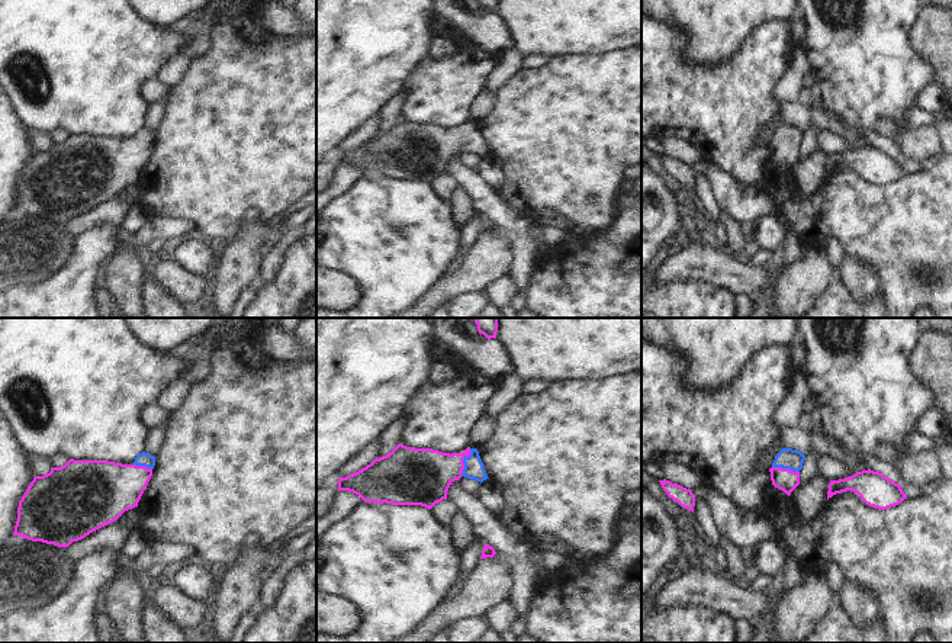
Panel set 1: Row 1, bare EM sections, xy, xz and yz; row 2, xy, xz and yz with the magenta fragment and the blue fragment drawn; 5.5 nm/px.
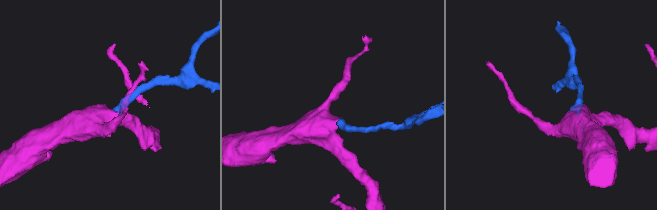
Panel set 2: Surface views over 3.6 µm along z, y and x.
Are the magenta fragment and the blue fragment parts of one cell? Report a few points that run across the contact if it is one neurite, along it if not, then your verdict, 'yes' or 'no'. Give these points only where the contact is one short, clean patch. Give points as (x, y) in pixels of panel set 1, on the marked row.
xz (420, 476), (462, 462), (473, 468) | yes

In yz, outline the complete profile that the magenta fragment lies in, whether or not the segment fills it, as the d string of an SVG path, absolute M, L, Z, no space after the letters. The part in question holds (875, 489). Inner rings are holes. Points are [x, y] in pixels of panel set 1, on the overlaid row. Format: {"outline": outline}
{"outline": "M871 469L856 472L845 479L830 480L827 499L846 491L853 491L866 505L878 509L888 509L907 498L900 483Z"}

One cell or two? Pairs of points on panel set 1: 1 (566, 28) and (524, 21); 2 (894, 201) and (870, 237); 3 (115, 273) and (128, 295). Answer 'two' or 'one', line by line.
1: one
2: one
3: one

